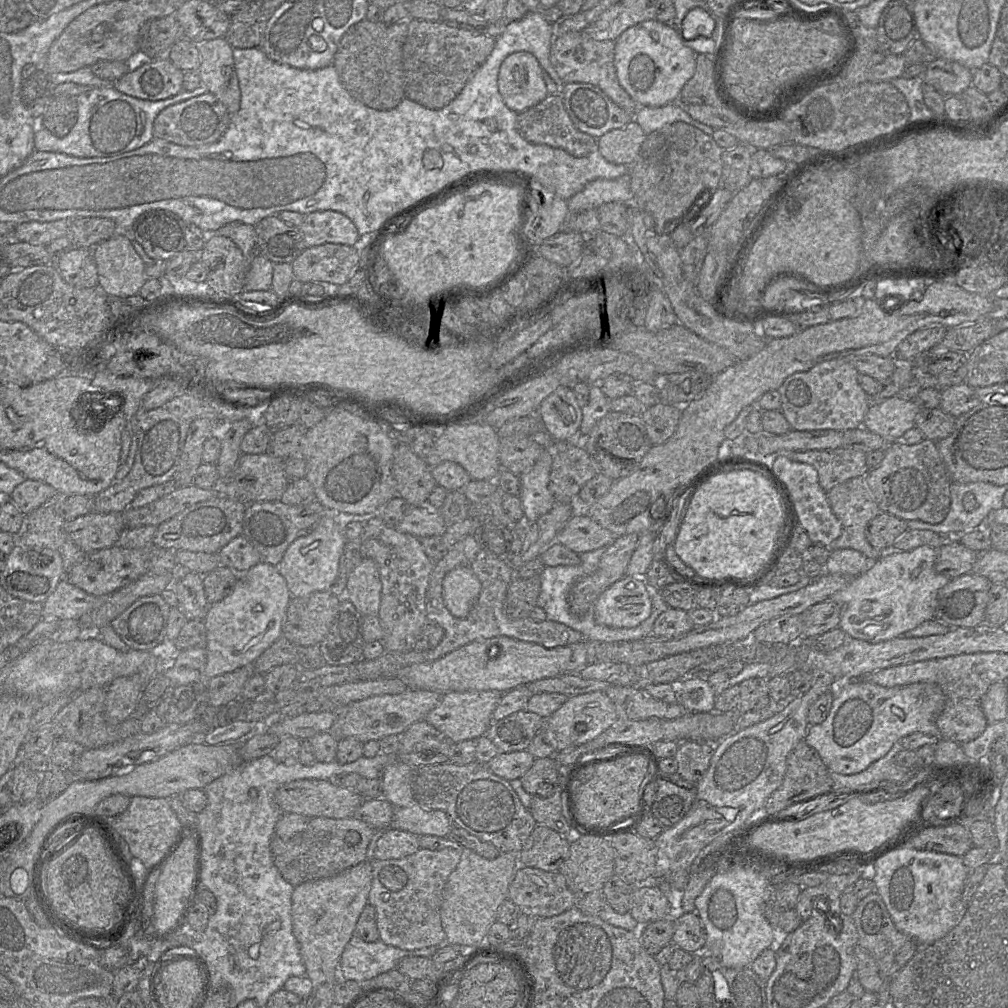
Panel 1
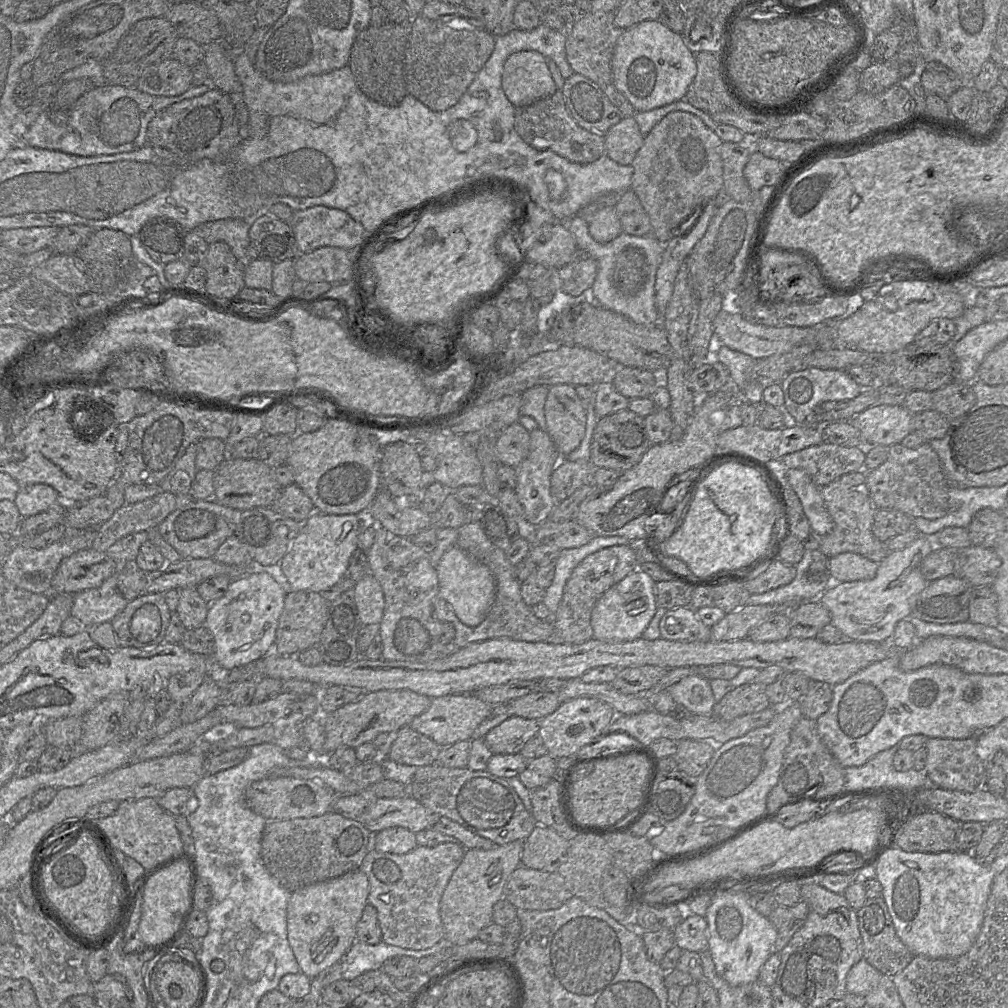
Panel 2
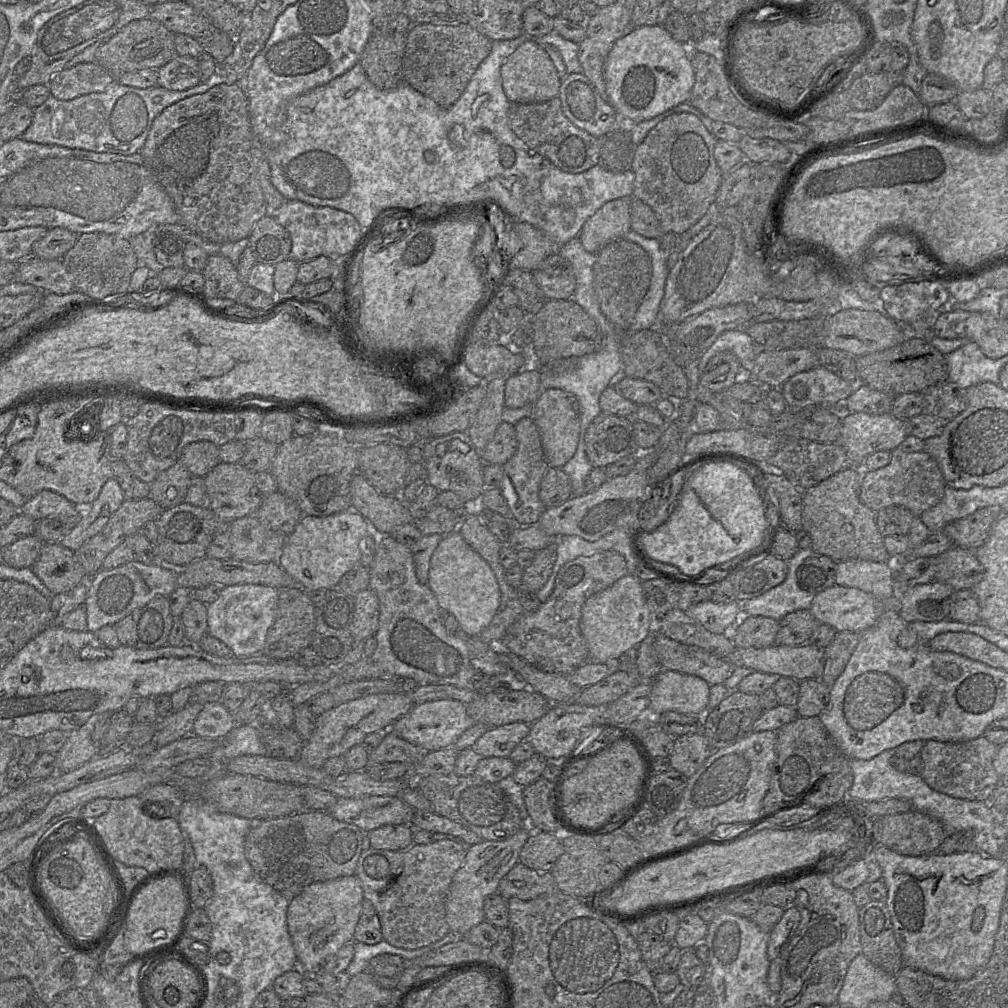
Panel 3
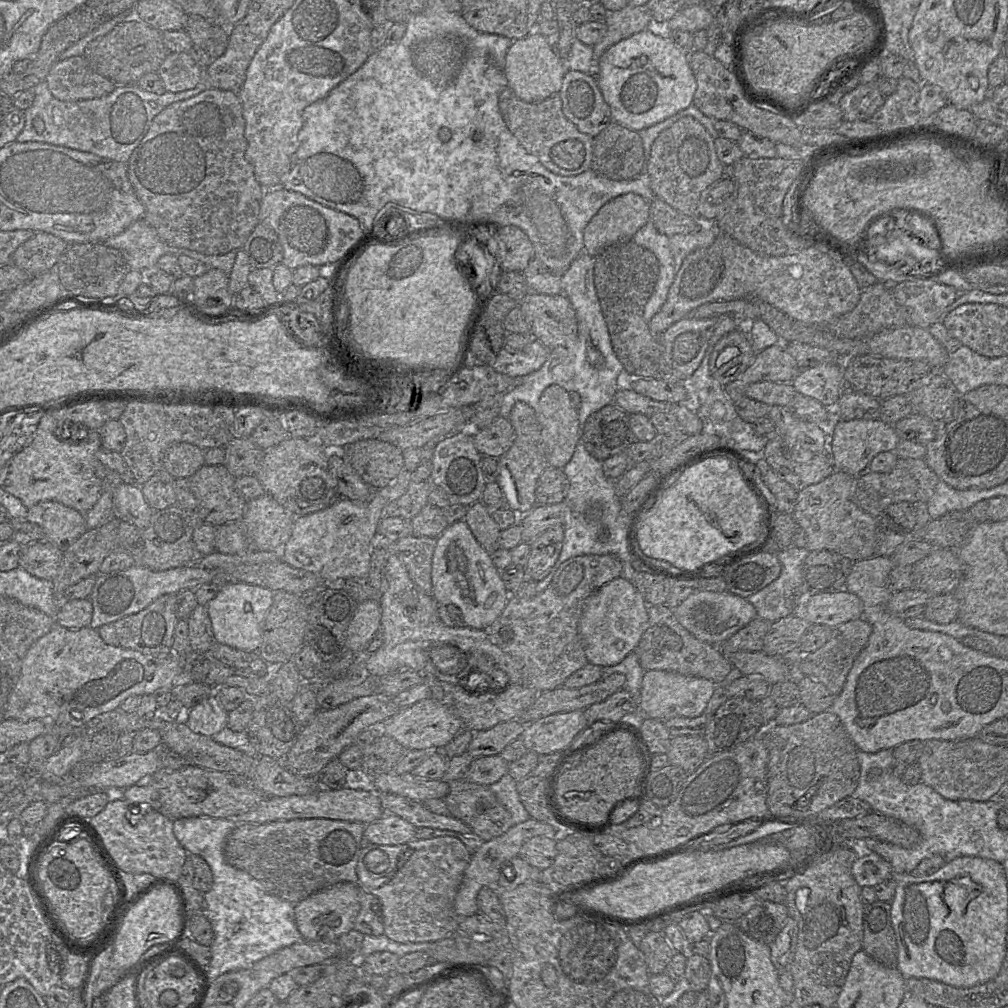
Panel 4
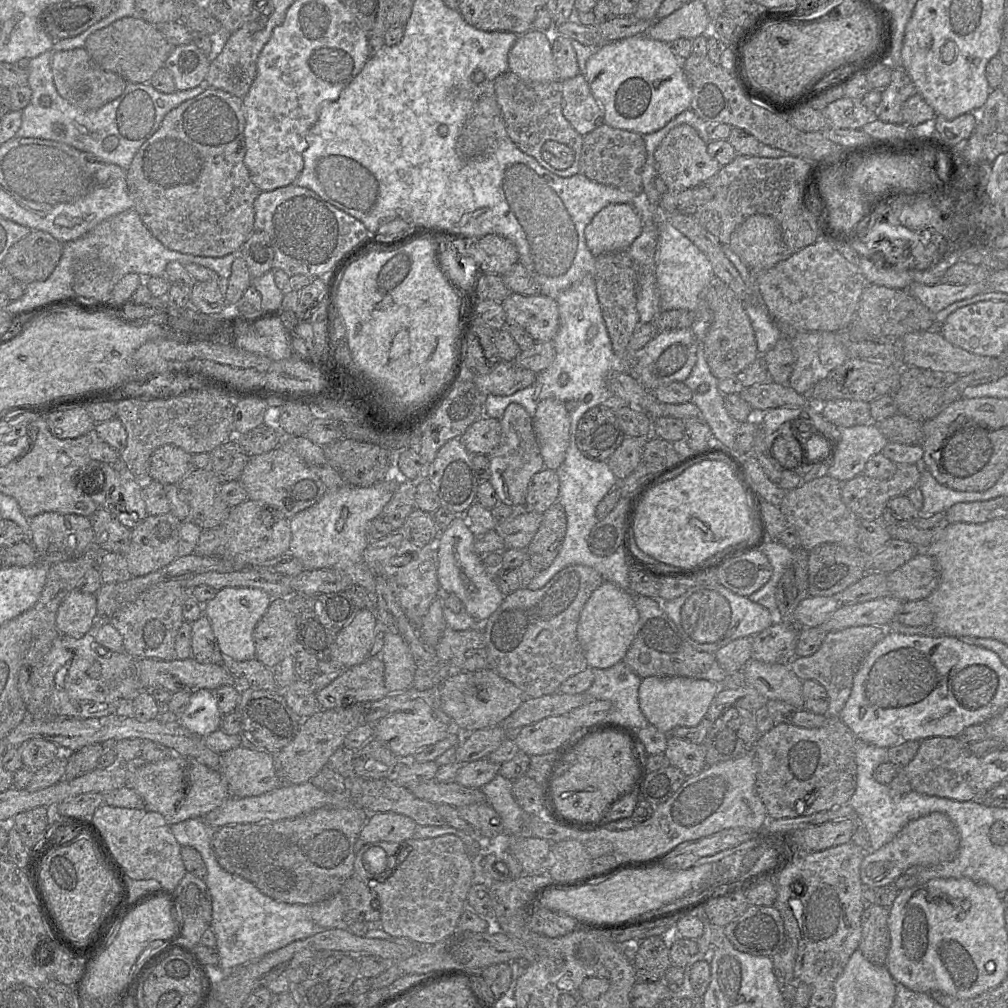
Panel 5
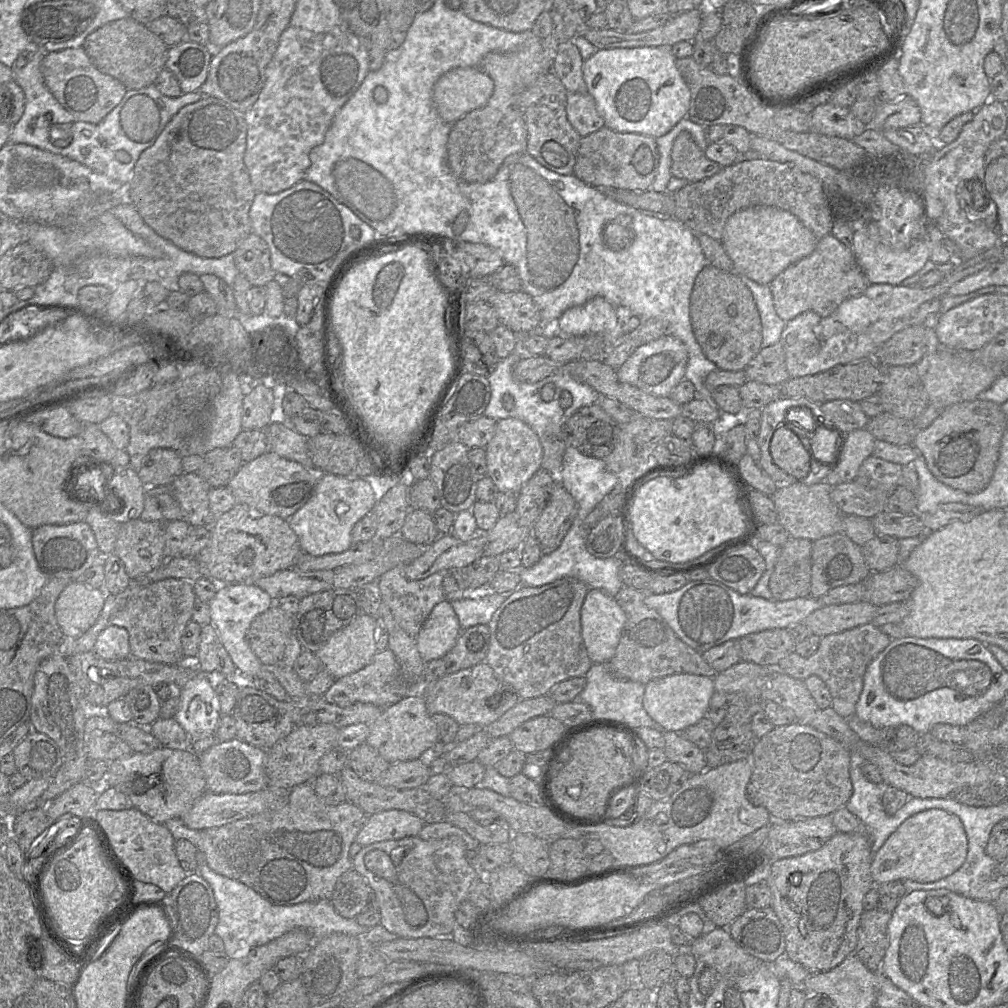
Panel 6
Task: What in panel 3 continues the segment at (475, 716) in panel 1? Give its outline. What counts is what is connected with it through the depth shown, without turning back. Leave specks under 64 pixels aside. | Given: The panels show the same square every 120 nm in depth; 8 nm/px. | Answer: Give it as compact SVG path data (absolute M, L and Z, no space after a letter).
M441 699L414 705L408 714L397 719L388 730L432 752L453 746L456 740L474 723L467 713L466 704L458 700Z

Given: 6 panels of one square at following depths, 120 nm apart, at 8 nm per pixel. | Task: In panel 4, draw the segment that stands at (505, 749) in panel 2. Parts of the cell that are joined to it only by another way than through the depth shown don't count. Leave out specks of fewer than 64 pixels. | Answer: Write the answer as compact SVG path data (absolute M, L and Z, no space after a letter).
M510 720L473 732L466 752L473 758L499 755L508 744L521 737L524 729L525 725L520 720Z

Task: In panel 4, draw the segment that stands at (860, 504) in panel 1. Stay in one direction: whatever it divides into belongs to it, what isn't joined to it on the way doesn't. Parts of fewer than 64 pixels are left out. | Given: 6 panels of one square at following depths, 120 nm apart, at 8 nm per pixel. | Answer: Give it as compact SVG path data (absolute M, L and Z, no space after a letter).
M835 470L822 481L808 485L798 491L792 517L804 529L807 537L806 548L809 551L830 550L853 562L871 558L876 554L876 533L880 524L877 518L862 510L855 503L855 481L856 477L844 471Z

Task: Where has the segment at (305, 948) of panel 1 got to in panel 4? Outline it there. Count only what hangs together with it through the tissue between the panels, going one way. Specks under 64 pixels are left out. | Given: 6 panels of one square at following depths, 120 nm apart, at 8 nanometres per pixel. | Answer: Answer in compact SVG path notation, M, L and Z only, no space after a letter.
M343 882L320 890L303 901L294 904L294 920L304 941L337 941L353 929L360 911L357 883Z

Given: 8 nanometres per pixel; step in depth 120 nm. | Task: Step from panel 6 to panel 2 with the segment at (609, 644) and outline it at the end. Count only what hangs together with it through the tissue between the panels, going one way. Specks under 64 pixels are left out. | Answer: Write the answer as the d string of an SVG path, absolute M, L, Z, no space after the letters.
M636 569L607 590L592 610L593 637L605 642L632 641L640 638L657 609L654 584L650 576Z

